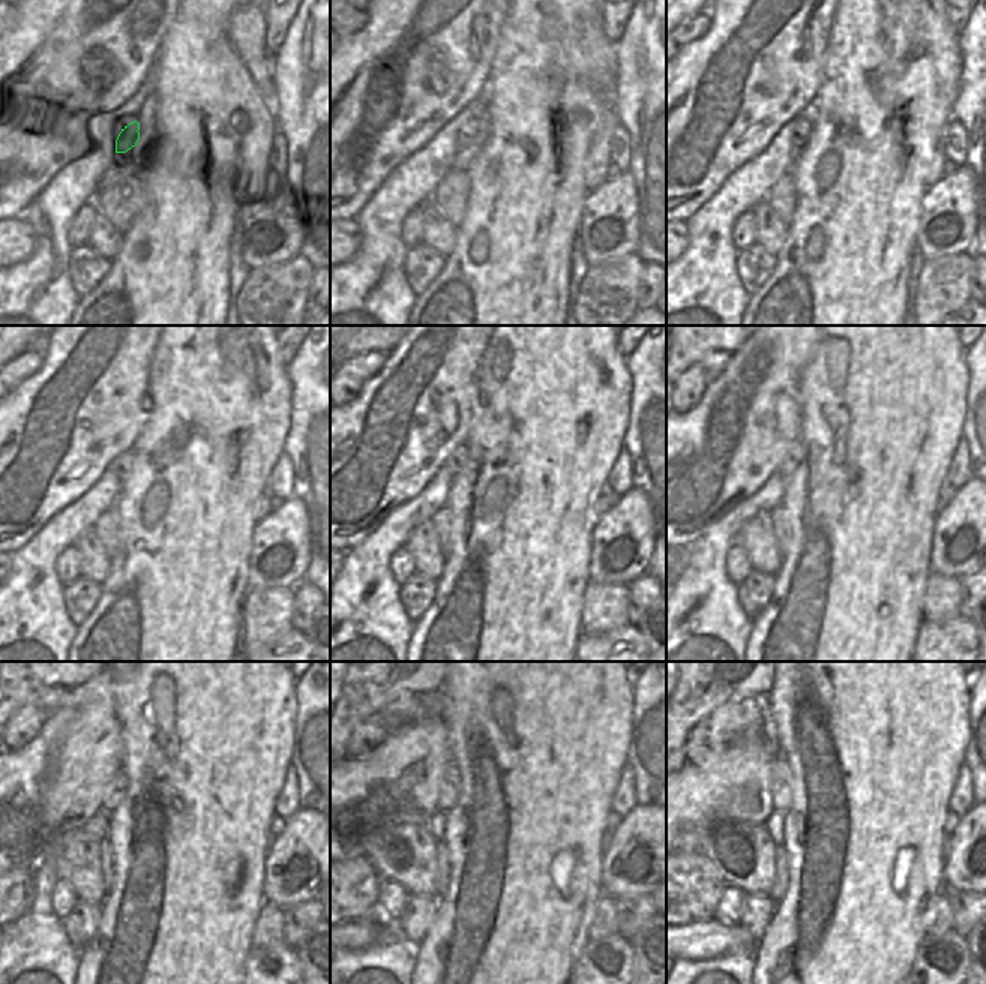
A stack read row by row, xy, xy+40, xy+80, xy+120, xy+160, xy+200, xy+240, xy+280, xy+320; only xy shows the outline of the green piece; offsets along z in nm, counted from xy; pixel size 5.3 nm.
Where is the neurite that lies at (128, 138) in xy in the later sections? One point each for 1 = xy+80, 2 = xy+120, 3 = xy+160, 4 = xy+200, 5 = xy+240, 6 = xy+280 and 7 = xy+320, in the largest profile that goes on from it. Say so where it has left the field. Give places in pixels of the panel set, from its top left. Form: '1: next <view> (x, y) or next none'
1: next xy+80 (802, 128)
2: next xy+120 (122, 465)
3: next xy+160 (458, 458)
4: next xy+200 (794, 455)
5: next xy+240 (117, 789)
6: next xy+280 (450, 786)
7: next xy+320 (782, 774)

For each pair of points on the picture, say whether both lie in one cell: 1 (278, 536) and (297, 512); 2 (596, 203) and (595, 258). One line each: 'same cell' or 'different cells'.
1: same cell
2: same cell

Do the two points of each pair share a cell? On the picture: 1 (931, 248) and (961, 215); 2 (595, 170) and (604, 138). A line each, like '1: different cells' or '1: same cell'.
1: same cell
2: same cell

